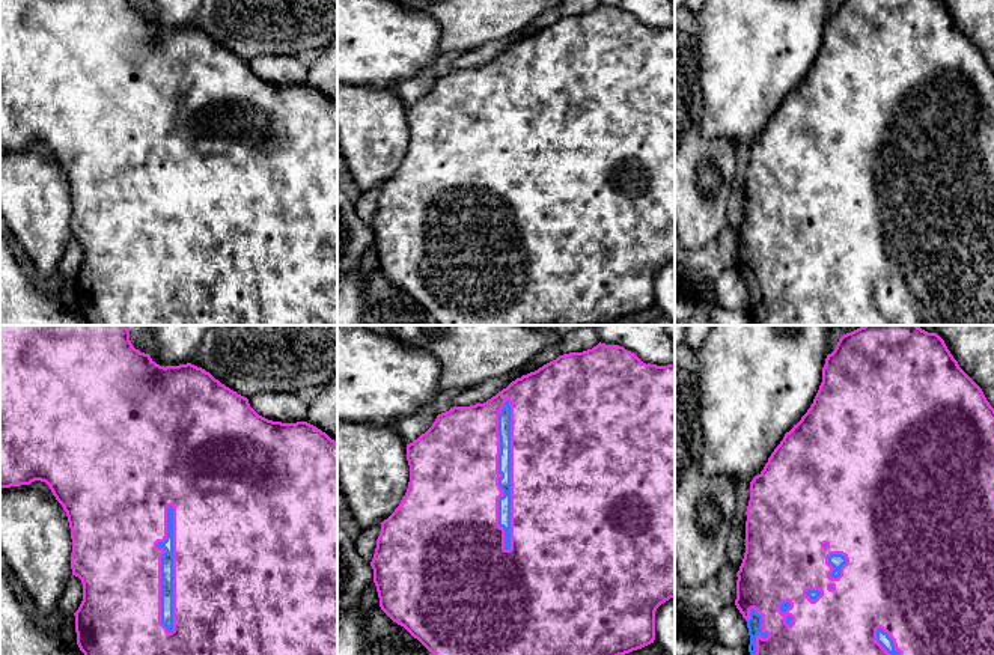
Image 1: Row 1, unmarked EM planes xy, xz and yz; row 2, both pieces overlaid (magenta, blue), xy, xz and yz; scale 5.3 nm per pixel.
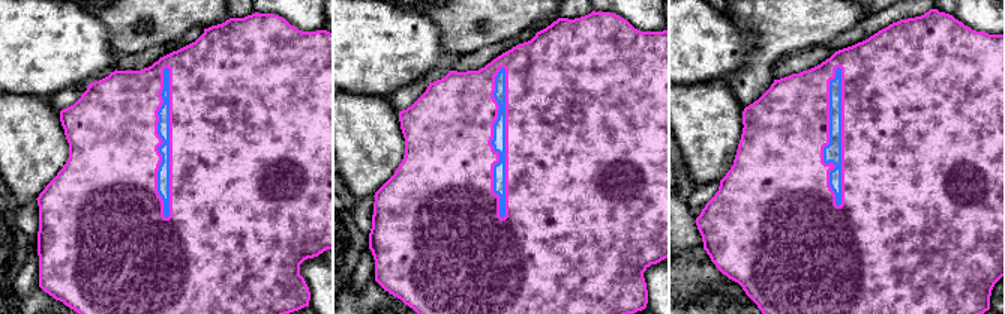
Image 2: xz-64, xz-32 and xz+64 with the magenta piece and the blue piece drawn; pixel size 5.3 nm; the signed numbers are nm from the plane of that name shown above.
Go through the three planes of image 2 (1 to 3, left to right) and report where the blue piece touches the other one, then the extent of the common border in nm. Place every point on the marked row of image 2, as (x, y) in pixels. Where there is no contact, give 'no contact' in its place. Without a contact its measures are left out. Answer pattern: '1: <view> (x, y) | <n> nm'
1: xz-64 (170, 143) | 800 nm
2: xz-32 (506, 143) | 800 nm
3: xz+64 (842, 137) | 750 nm

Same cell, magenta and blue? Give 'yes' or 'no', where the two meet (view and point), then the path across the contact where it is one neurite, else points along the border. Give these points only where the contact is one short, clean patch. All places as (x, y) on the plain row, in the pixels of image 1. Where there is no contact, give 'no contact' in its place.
yes | xz (511, 139)

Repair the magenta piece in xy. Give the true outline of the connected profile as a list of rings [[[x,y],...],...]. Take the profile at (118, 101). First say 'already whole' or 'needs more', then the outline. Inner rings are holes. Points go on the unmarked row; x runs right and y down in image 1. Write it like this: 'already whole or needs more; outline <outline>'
needs more; outline [[[0,0],[0,151],[11,151],[11,149],[21,149],[21,148],[30,148],[30,146],[32,146],[32,145],[35,145],[35,143],[41,143],[41,145],[45,145],[45,146],[47,146],[47,148],[48,148],[48,149],[50,149],[50,152],[51,152],[51,155],[53,155],[53,158],[54,158],[54,160],[56,160],[56,163],[57,163],[57,164],[59,164],[59,166],[60,166],[60,167],[62,167],[62,170],[63,170],[63,173],[65,173],[65,175],[66,175],[66,179],[68,179],[68,185],[69,185],[69,191],[71,191],[71,202],[72,202],[72,215],[71,215],[71,232],[72,232],[72,238],[75,238],[75,239],[78,239],[78,241],[80,241],[80,242],[81,242],[81,245],[83,245],[83,264],[81,264],[81,267],[80,267],[80,270],[78,270],[78,273],[77,273],[77,274],[75,274],[75,276],[74,276],[74,279],[75,279],[75,295],[77,295],[77,307],[78,307],[78,310],[80,310],[80,313],[81,313],[81,315],[83,315],[83,316],[84,316],[84,319],[86,319],[86,325],[337,325],[337,105],[336,105],[336,104],[334,104],[334,102],[331,102],[331,101],[330,101],[330,99],[328,99],[328,98],[327,98],[327,96],[325,96],[325,95],[322,95],[322,93],[321,93],[321,92],[318,92],[318,90],[316,90],[316,89],[313,89],[313,87],[310,87],[310,86],[307,86],[307,84],[297,84],[297,86],[282,86],[282,84],[273,84],[273,83],[268,83],[268,81],[265,81],[265,80],[262,80],[262,78],[259,78],[259,77],[258,77],[258,75],[256,75],[256,74],[255,74],[255,72],[253,72],[253,71],[252,71],[252,69],[250,69],[250,66],[248,66],[248,62],[247,62],[247,60],[244,60],[244,59],[241,59],[241,57],[238,57],[238,56],[236,56],[236,54],[233,54],[233,53],[230,53],[230,51],[229,51],[229,50],[226,50],[226,48],[224,48],[224,47],[221,47],[221,45],[220,45],[220,44],[218,44],[218,42],[215,42],[215,41],[214,41],[214,39],[212,39],[212,38],[211,38],[211,36],[209,36],[209,35],[206,35],[206,33],[205,33],[205,32],[202,32],[202,30],[197,30],[197,29],[194,29],[194,27],[191,27],[191,26],[187,26],[187,27],[179,27],[179,29],[166,29],[166,30],[164,30],[164,29],[160,29],[160,27],[157,27],[157,26],[155,26],[155,24],[154,24],[154,23],[152,23],[152,21],[151,21],[151,18],[149,18],[149,17],[145,17],[145,15],[140,15],[140,14],[139,14],[139,12],[136,12],[136,11],[134,11],[134,9],[133,9],[133,6],[131,6],[131,3],[130,3],[130,0]]]

